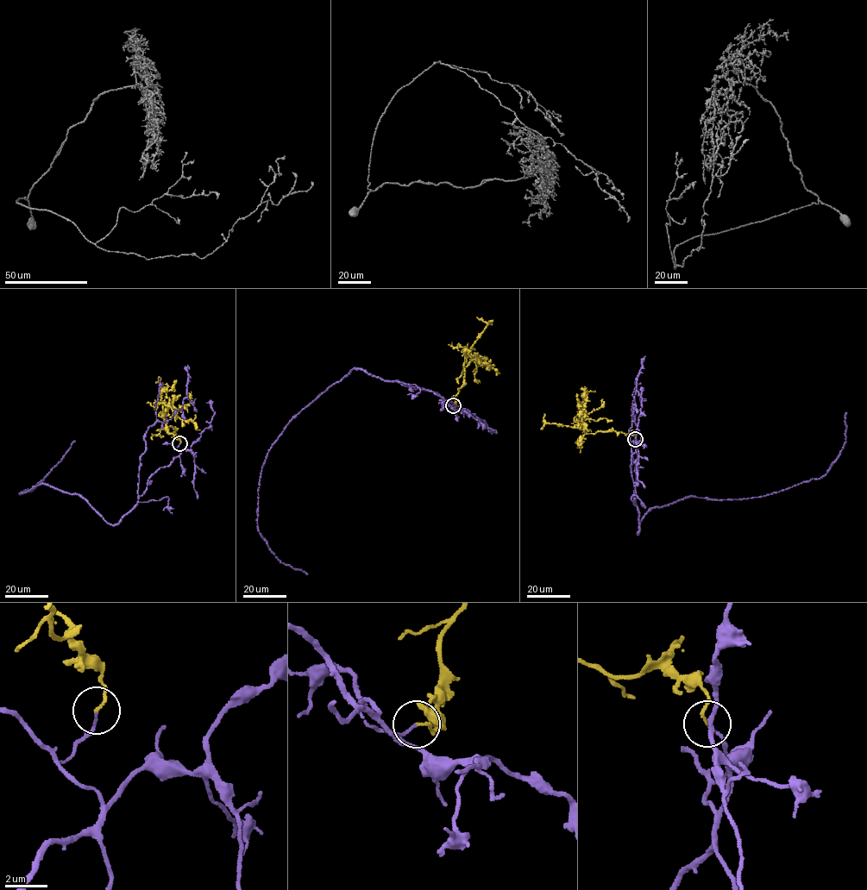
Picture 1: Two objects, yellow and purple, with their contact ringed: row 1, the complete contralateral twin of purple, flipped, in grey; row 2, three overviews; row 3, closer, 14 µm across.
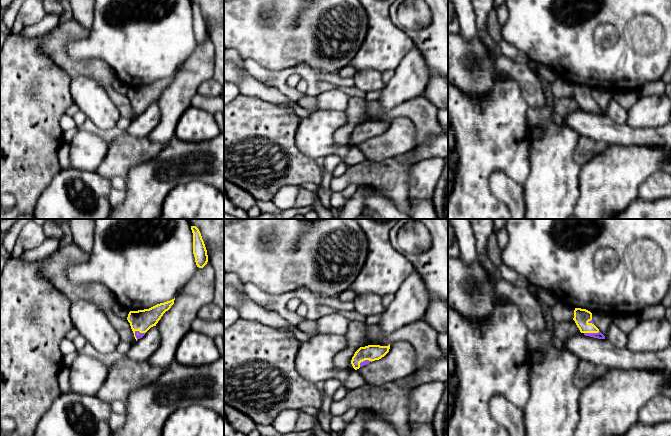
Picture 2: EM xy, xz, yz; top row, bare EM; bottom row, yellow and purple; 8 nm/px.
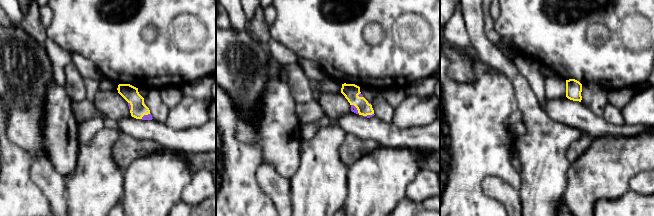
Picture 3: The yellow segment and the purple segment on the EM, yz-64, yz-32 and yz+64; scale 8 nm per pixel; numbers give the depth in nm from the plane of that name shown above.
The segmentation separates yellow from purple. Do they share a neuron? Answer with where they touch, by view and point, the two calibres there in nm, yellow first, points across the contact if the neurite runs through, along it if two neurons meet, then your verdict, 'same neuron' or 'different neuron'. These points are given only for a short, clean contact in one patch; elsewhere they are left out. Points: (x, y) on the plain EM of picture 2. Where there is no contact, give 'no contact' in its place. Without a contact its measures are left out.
meets yellow in yz at (591, 108); 130 nm thick on the yellow side, 60 nm on the other; different neuron

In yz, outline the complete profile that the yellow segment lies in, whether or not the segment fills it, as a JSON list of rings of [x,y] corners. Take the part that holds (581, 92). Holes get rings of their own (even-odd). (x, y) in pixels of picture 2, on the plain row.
[[[575,84],[573,96],[581,109],[599,108],[599,105],[590,98],[592,96],[592,89],[586,85]]]

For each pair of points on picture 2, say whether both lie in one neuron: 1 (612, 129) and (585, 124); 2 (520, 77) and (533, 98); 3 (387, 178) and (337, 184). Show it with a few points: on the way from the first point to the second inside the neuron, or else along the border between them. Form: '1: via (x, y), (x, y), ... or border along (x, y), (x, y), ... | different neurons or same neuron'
1: via (605, 129), (592, 126) | same neuron
2: via (525, 82), (530, 87), (532, 93) | same neuron
3: via (375, 177), (349, 177) | same neuron

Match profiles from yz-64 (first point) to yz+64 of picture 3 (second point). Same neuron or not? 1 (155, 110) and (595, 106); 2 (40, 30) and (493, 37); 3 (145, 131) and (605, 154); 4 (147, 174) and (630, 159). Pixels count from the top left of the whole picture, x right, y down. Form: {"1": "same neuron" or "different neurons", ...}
{"1": "different neurons", "2": "same neuron", "3": "different neurons", "4": "same neuron"}

